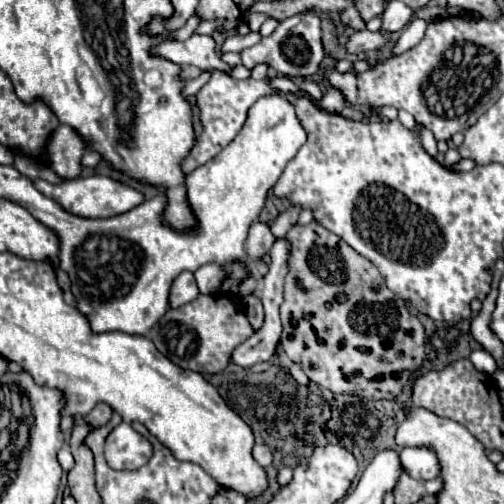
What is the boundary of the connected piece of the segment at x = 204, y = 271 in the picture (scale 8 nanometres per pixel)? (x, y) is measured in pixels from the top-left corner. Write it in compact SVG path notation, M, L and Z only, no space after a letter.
M203 265L201 269L195 271L195 279L197 279L197 287L203 295L213 295L219 285L221 285L221 279L225 277L225 267L223 265Z

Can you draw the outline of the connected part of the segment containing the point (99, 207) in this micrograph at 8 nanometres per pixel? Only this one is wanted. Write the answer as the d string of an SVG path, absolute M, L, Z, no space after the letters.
M93 175L93 177L83 177L83 179L69 179L69 181L61 181L55 185L39 179L39 181L35 181L35 187L43 195L59 201L59 205L63 205L63 209L67 209L69 213L75 213L75 215L87 217L87 219L115 217L119 213L125 213L127 209L133 209L135 205L139 205L143 201L143 195L139 191L135 191L119 181L113 181L109 177L101 177L101 175L99 177Z

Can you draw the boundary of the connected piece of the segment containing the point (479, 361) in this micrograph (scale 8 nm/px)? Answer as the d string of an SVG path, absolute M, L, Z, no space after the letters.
M483 349L473 351L469 359L471 359L471 363L473 363L479 371L483 371L483 373L487 373L487 375L493 375L493 373L497 371L497 363L495 363L495 359L493 359L487 351L483 351Z

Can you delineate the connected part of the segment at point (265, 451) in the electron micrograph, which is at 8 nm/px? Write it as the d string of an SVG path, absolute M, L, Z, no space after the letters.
M255 445L253 447L253 459L263 467L271 465L271 449L267 445Z

